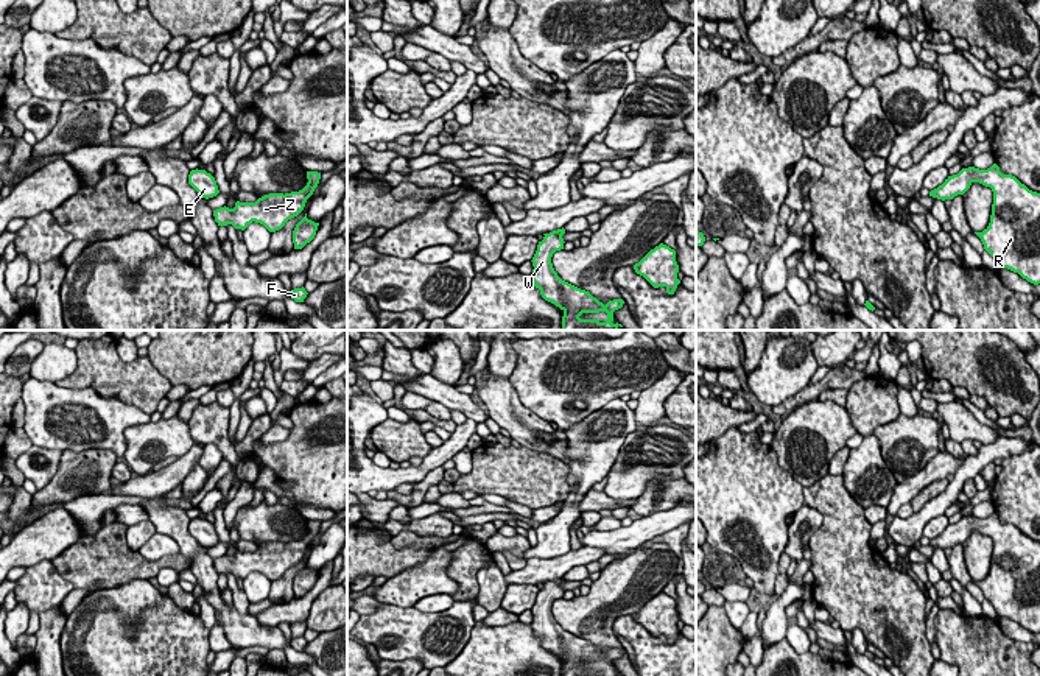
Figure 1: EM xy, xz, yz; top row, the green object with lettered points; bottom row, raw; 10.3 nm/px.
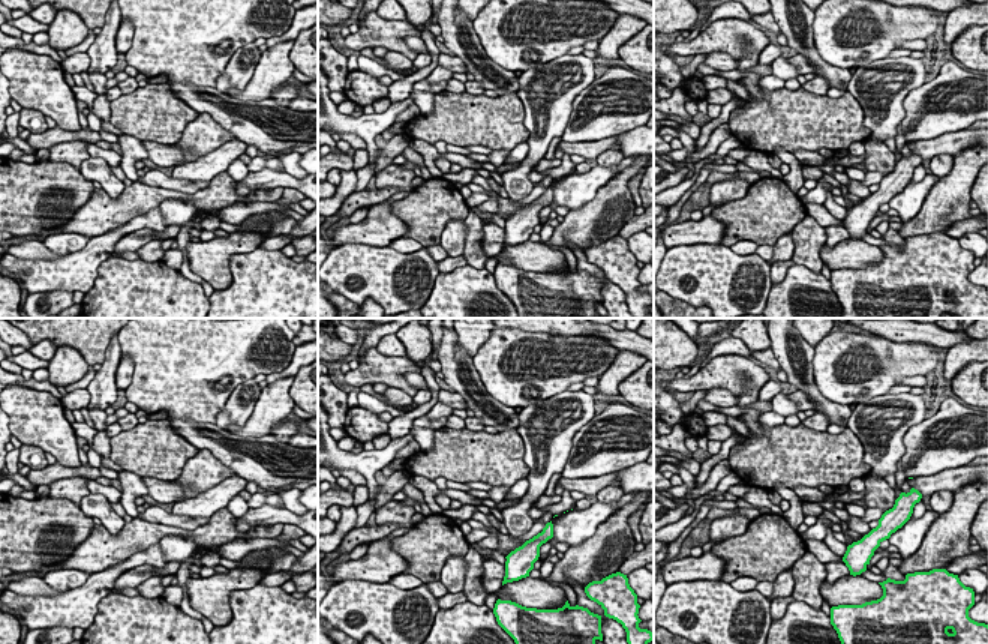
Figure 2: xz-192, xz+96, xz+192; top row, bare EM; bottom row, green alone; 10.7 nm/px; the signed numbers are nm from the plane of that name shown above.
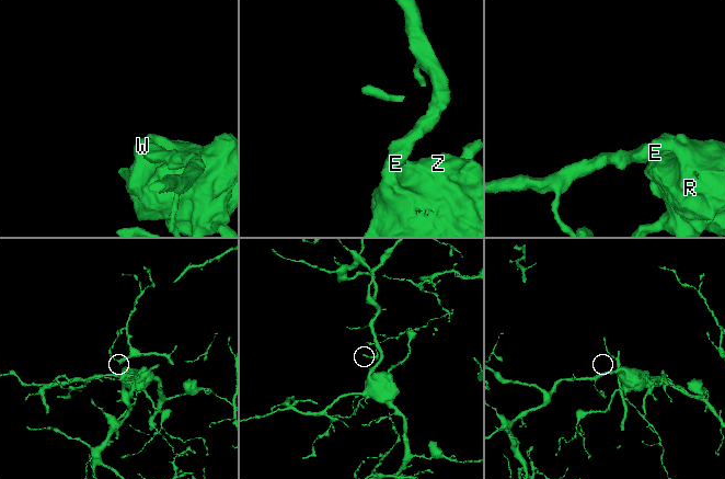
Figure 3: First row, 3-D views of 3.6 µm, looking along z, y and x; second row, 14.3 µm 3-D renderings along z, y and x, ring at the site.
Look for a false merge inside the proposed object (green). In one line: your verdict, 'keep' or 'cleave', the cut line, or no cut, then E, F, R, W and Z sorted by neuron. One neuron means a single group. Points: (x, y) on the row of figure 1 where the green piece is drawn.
keep | no cut | E F R W Z

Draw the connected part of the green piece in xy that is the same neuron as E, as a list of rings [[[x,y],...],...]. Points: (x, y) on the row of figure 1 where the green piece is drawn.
[[[191,170],[188,184],[206,199],[220,193],[215,178],[206,170]]]

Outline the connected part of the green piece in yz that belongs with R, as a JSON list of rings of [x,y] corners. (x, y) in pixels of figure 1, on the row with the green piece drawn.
[[[993,164],[987,170],[975,167],[962,168],[957,174],[948,176],[942,185],[929,192],[937,199],[953,199],[964,195],[973,182],[990,187],[993,204],[990,223],[982,232],[975,232],[984,249],[993,257],[998,268],[1007,268],[1018,273],[1028,282],[1040,283],[1040,193],[1029,190],[1012,174],[1003,174]]]

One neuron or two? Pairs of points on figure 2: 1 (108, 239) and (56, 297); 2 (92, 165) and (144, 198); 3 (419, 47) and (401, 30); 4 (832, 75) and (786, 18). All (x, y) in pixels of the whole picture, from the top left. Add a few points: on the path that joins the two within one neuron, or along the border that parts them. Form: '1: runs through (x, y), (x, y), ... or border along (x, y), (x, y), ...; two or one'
1: border along (72, 291), (50, 290), (29, 294); two
2: border along (126, 186), (114, 198), (102, 188); two
3: border along (407, 35), (405, 44), (417, 54); two
4: runs through (817, 62), (799, 47), (792, 33); one

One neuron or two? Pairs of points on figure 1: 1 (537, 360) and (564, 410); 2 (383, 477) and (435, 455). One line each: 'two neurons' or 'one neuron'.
1: one neuron
2: one neuron

